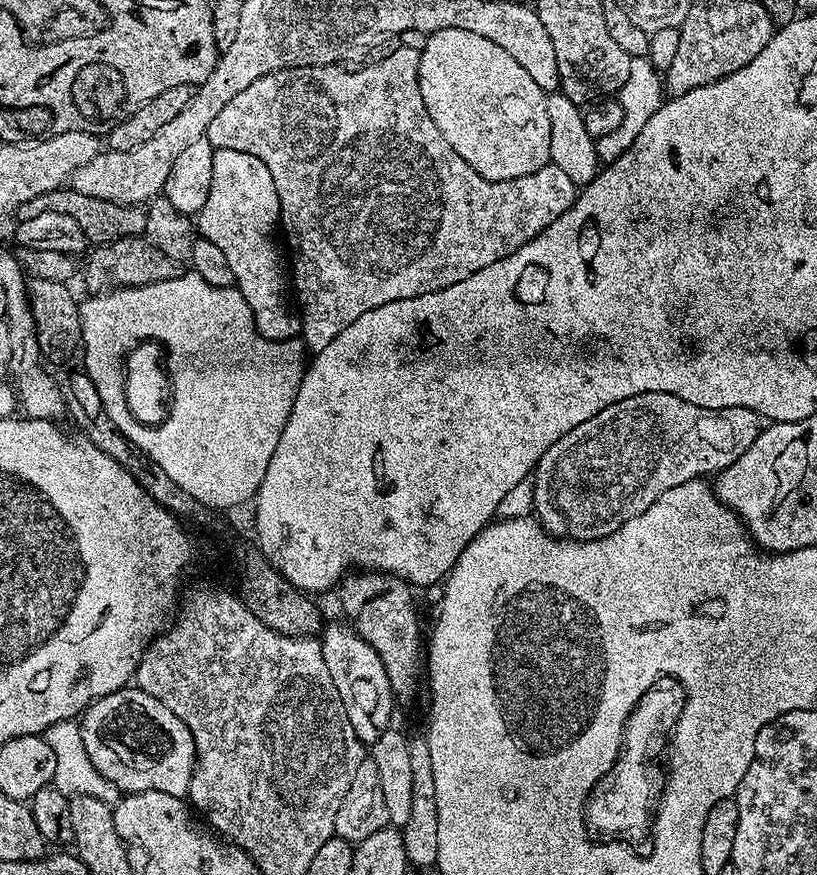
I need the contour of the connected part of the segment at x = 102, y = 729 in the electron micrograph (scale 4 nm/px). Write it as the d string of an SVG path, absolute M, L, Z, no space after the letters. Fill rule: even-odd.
M125 686L119 688L117 692L112 692L108 696L101 696L93 699L92 703L84 709L82 719L79 721L82 734L82 741L85 742L86 752L90 756L93 765L110 782L114 782L124 794L134 792L161 792L162 794L170 794L171 796L187 797L188 787L192 782L192 771L196 769L196 743L190 734L189 728L176 714L174 710L170 710L167 706L162 706L162 702L158 702L158 698L150 698L150 694L146 694L141 688L135 686Z

